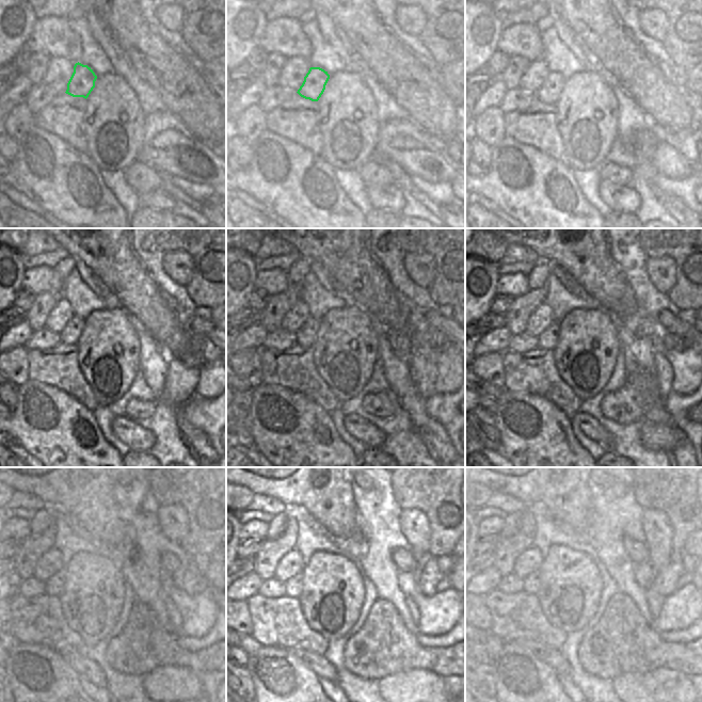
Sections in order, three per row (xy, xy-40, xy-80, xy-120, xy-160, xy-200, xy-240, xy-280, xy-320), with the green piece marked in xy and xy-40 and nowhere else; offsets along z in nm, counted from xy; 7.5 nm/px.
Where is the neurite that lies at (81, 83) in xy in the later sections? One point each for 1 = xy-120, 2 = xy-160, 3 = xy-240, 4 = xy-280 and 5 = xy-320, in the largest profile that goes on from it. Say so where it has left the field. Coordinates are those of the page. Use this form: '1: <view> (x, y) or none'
1: xy-120 (69, 335)
2: xy-160 (306, 336)
3: xy-240 (54, 586)
4: xy-280 (293, 586)
5: xy-320 (531, 584)

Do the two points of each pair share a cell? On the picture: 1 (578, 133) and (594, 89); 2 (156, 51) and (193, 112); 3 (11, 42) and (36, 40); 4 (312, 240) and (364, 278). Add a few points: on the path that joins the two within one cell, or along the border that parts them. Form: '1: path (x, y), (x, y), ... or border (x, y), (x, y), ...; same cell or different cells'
1: path (585, 123), (586, 99); same cell
2: path (160, 66), (179, 85), (180, 97); same cell
3: border (37, 18), (24, 45); different cells
4: path (324, 240), (351, 266); same cell

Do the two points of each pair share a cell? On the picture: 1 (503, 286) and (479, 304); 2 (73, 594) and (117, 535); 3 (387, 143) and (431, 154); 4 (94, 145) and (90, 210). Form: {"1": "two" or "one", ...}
{"1": "two", "2": "two", "3": "one", "4": "two"}

